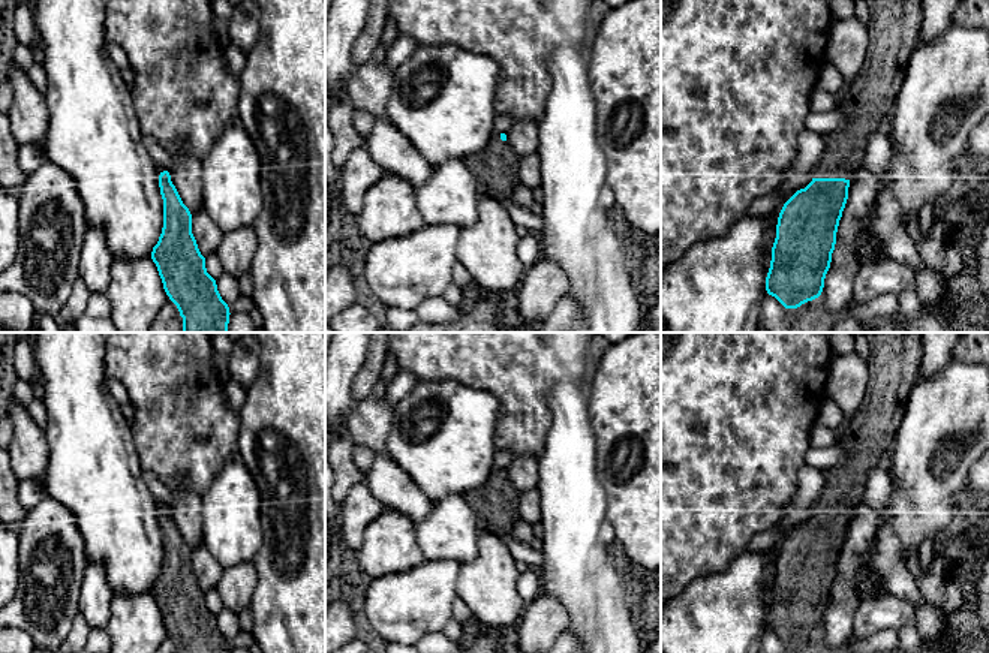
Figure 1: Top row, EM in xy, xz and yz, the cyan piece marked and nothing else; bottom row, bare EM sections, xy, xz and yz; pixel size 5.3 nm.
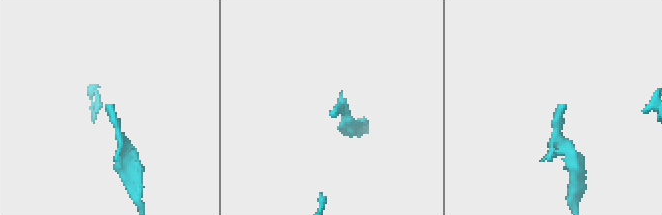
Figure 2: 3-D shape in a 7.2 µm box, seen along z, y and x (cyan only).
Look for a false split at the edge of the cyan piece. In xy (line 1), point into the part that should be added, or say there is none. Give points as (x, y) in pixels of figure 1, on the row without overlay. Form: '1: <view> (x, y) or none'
1: none

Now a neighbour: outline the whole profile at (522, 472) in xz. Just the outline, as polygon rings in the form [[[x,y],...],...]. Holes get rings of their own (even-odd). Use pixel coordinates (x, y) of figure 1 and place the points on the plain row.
[[[512,457],[506,476],[518,493],[535,490],[538,485],[538,464],[529,457]]]

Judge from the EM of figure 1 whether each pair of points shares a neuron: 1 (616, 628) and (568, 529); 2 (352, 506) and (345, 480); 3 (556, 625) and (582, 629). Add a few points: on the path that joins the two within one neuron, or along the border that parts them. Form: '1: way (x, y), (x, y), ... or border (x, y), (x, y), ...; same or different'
1: border (592, 575), (598, 619); different
2: border (361, 481), (349, 490), (340, 503); different
3: border (549, 598), (564, 610), (568, 619), (567, 631); different

